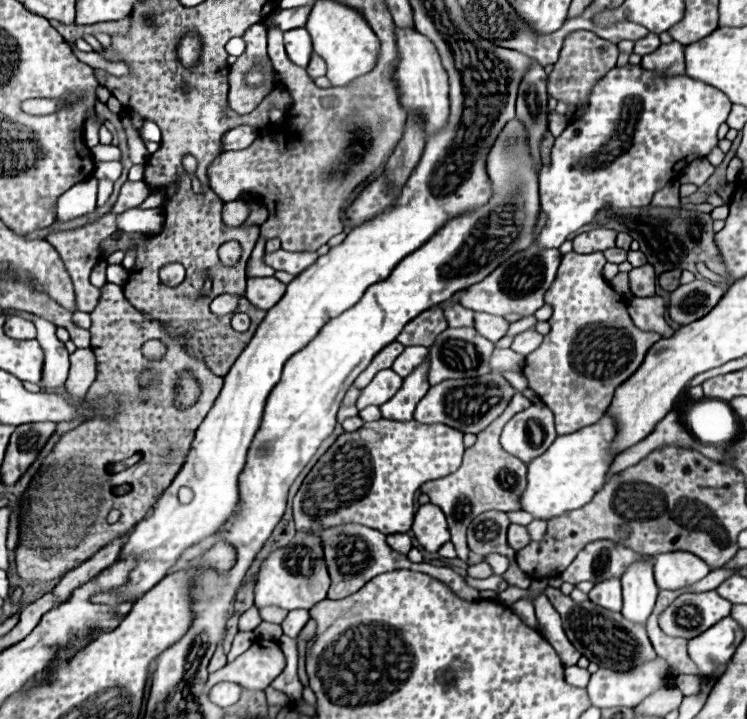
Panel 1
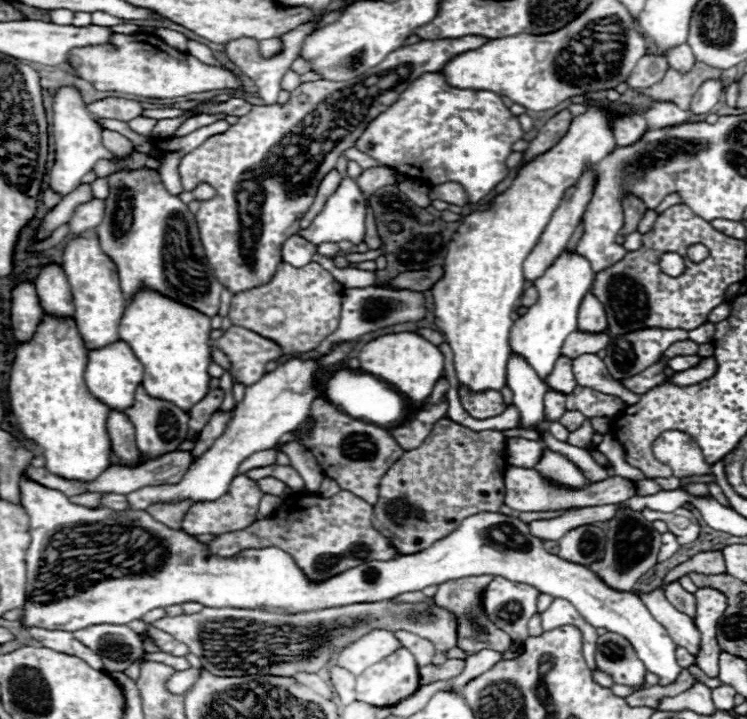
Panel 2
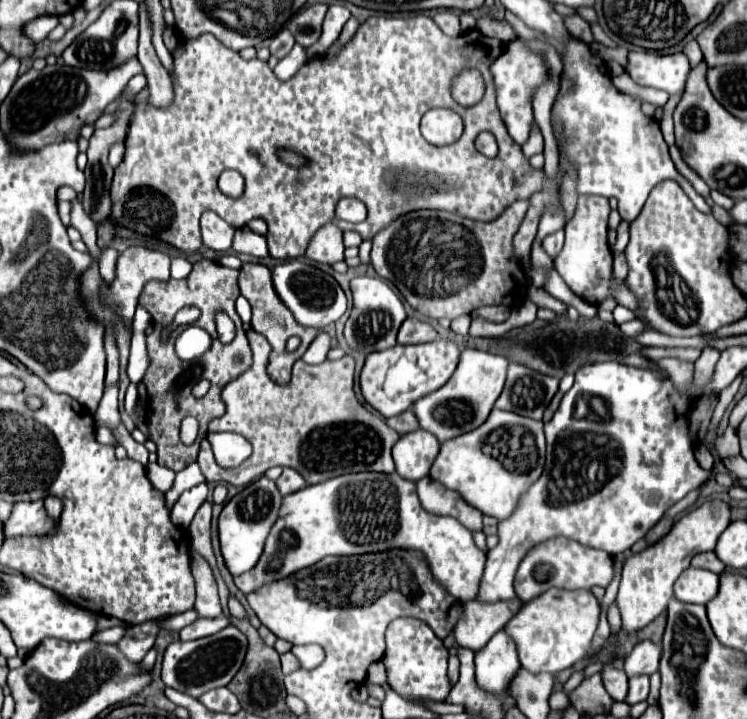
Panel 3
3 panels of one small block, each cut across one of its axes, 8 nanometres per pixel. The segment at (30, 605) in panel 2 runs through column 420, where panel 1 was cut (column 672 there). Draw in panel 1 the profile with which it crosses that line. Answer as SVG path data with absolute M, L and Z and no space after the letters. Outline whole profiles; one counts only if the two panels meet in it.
M676 550L670 554L656 554L654 578L660 590L678 590L700 582L710 568L696 554Z

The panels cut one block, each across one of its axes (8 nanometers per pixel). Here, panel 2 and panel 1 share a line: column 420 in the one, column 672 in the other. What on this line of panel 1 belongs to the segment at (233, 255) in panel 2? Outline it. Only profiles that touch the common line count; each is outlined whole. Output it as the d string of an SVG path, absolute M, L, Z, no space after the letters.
M670 42L670 44L660 44L658 50L652 54L646 54L642 58L642 68L654 70L658 74L684 74L684 46L680 42Z

